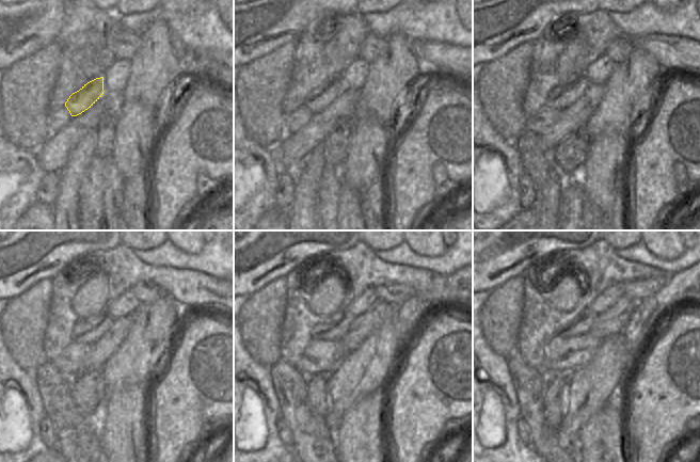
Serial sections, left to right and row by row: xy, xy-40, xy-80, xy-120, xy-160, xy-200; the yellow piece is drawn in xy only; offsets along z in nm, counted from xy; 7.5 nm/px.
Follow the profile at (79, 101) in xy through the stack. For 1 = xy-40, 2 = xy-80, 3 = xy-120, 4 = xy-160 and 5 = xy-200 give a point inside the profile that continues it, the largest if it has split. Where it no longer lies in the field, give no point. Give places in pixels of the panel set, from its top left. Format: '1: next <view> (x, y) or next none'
1: next xy-40 (319, 98)
2: next xy-80 (560, 97)
3: next xy-120 (89, 331)
4: next xy-160 (336, 328)
5: next xy-200 (582, 324)

